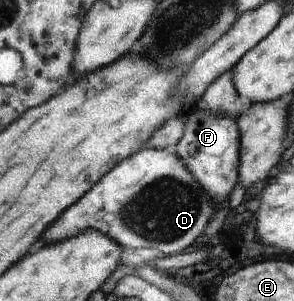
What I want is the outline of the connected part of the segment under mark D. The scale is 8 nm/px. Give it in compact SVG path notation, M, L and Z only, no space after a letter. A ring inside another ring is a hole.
M143 147L115 166L45 230L41 244L72 238L90 227L117 238L125 249L146 247L163 254L179 255L202 240L216 204L184 161L169 151Z

